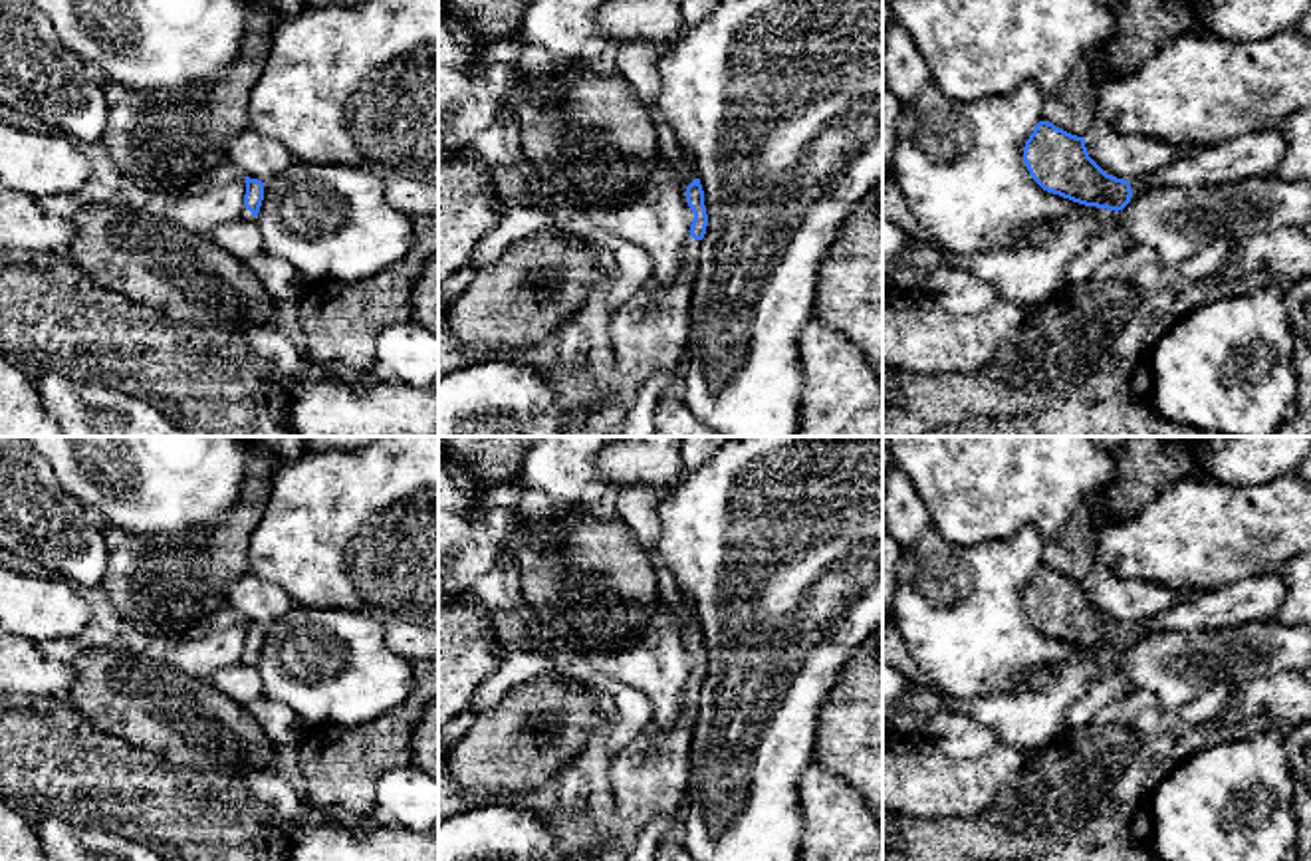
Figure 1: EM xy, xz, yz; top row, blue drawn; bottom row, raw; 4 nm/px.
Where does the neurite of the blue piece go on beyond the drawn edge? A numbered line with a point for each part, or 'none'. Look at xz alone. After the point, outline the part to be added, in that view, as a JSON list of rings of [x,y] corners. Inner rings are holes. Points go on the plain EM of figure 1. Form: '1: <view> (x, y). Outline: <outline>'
1: xz (649, 776). Outline: [[[686,678],[682,712],[670,730],[641,734],[611,760],[613,823],[605,841],[573,861],[627,861],[635,839],[660,815],[676,815],[692,772],[692,726],[702,684]]]

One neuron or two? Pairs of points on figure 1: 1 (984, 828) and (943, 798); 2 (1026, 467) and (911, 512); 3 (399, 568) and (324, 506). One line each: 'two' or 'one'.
1: two
2: two
3: one

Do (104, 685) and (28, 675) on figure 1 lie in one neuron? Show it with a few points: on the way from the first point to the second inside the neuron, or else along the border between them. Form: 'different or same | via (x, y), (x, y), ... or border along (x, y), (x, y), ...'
different | border along (72, 665), (74, 679), (66, 697)

